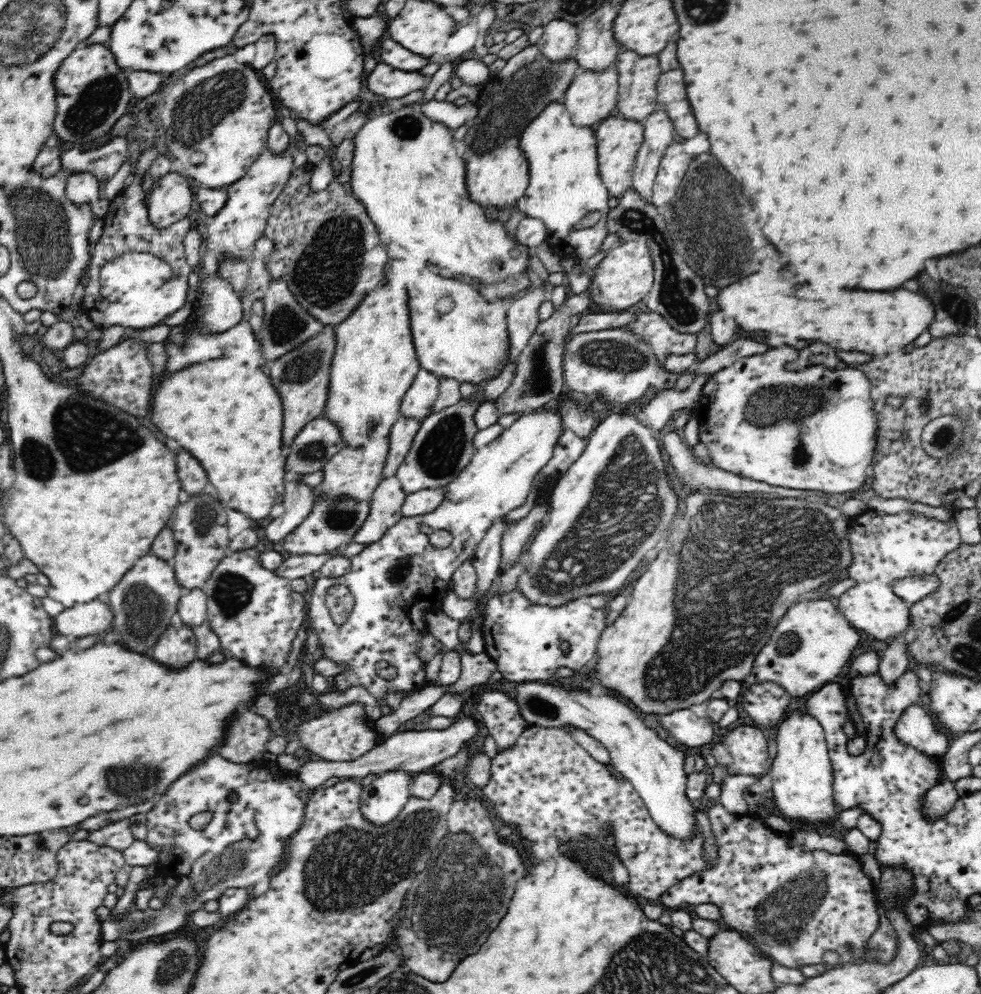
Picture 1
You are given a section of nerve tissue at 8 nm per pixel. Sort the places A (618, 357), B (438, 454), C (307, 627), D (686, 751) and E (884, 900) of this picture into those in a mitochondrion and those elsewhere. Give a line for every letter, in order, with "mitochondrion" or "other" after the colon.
A: mitochondrion
B: mitochondrion
C: other
D: other
E: other

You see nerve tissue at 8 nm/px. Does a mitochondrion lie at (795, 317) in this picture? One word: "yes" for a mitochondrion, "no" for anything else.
no

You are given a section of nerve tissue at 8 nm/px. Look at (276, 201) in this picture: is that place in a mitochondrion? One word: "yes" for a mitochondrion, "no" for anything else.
no

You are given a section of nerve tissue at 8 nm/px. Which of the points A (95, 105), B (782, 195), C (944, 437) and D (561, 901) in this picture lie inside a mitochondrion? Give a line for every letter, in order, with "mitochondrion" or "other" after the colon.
A: mitochondrion
B: other
C: mitochondrion
D: other

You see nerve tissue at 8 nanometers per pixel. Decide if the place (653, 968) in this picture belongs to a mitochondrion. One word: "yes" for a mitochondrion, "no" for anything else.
yes

